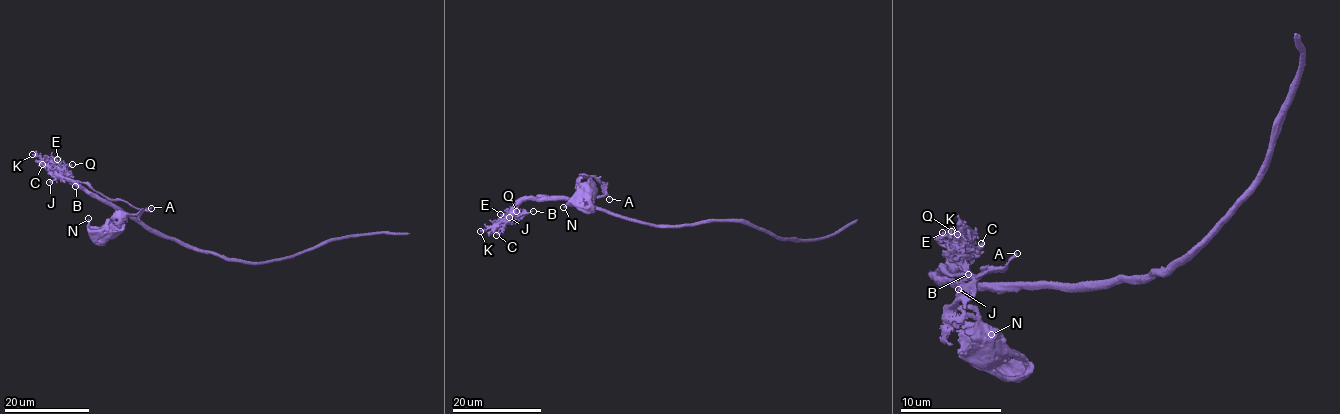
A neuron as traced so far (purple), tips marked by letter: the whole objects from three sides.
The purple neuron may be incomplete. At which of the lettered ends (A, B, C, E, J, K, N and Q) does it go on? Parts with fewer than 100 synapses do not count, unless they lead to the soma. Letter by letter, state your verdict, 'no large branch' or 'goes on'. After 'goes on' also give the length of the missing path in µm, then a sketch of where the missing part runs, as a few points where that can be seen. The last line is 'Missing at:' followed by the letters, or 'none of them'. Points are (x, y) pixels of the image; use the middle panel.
A: no large branch
B: no large branch
C: no large branch
E: no large branch
J: no large branch
K: no large branch
N: no large branch
Q: no large branch
Missing at: none of them

